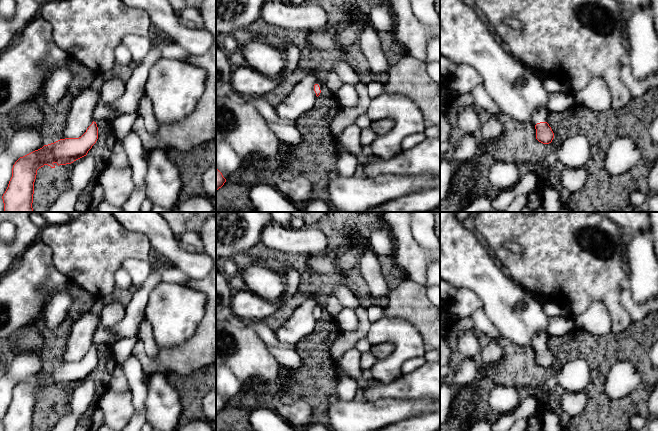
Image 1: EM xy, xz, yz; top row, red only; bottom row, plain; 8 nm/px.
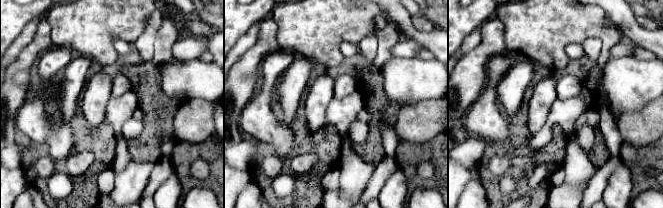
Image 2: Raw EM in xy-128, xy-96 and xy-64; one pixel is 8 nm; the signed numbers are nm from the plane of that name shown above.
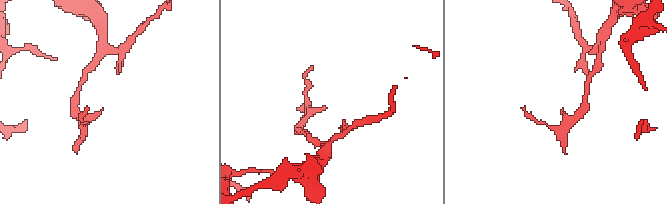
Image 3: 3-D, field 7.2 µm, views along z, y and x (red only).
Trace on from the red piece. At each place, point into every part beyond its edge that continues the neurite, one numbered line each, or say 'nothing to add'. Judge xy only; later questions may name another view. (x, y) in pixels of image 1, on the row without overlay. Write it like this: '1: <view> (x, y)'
1: xy (103, 336)

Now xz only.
1: xz (332, 306)

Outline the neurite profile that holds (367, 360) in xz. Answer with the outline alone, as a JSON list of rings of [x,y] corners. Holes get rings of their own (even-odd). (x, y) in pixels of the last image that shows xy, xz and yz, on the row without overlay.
[[[371,351],[363,353],[360,356],[360,368],[361,370],[369,370],[378,360]]]

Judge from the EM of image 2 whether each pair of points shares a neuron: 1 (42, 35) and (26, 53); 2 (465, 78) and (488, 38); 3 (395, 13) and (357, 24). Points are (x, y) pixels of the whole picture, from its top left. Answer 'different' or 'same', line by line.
1: same
2: same
3: different

